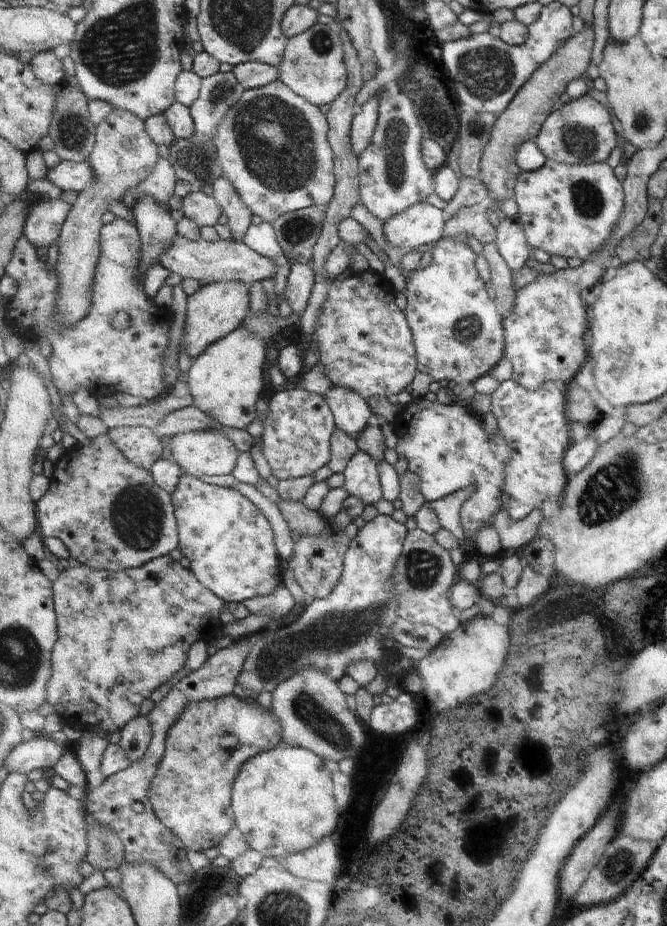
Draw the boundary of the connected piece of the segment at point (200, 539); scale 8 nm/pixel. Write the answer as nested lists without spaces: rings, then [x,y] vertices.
[[[192,475],[181,478],[177,490],[172,494],[176,519],[180,531],[180,551],[188,558],[190,569],[197,575],[209,590],[221,600],[227,602],[243,602],[247,598],[267,596],[277,590],[277,580],[283,583],[281,557],[277,552],[275,532],[267,516],[261,512],[257,504],[253,504],[241,492],[233,488],[207,484]]]

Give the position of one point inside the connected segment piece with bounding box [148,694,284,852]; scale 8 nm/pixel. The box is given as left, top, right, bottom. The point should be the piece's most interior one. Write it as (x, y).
(207, 747)

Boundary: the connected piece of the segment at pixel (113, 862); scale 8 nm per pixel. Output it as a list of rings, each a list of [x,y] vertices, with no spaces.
[[[106,827],[88,829],[88,856],[86,862],[99,870],[118,869],[127,860],[123,841],[115,830]]]

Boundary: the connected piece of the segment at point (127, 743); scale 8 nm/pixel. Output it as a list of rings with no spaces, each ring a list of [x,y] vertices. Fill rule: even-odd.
[[[139,715],[128,722],[125,728],[120,730],[120,734],[121,740],[119,743],[125,748],[125,752],[127,752],[131,761],[135,762],[135,760],[141,760],[145,756],[147,748],[149,748],[153,724],[151,724],[148,715]]]

